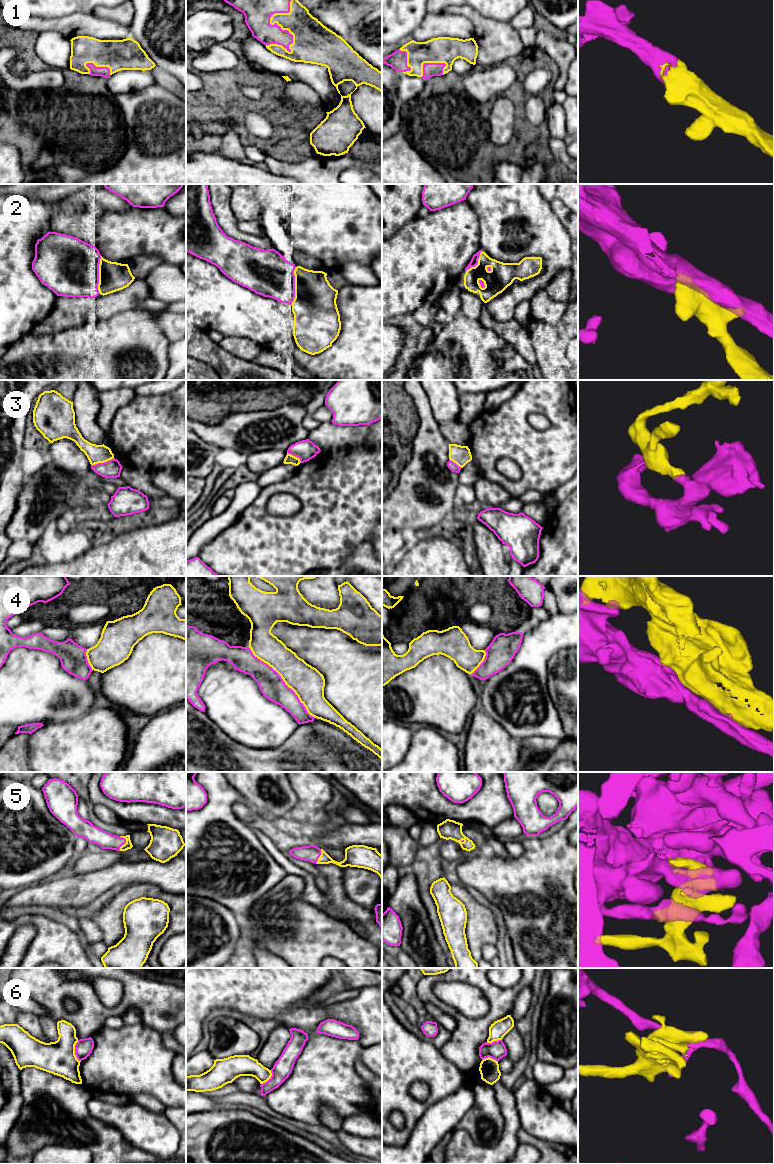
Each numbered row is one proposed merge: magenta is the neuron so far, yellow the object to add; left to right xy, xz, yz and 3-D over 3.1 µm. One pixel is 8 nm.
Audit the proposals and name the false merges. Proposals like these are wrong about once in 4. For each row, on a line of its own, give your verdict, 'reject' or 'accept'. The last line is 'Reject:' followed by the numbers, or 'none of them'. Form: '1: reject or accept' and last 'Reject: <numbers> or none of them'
1: accept
2: accept
3: reject
4: accept
5: accept
6: reject
Reject: 3, 6

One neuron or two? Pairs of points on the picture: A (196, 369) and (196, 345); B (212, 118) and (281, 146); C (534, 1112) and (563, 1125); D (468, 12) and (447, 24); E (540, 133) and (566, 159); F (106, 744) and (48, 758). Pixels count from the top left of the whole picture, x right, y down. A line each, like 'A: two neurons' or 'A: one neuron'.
A: two neurons
B: one neuron
C: one neuron
D: two neurons
E: two neurons
F: one neuron

